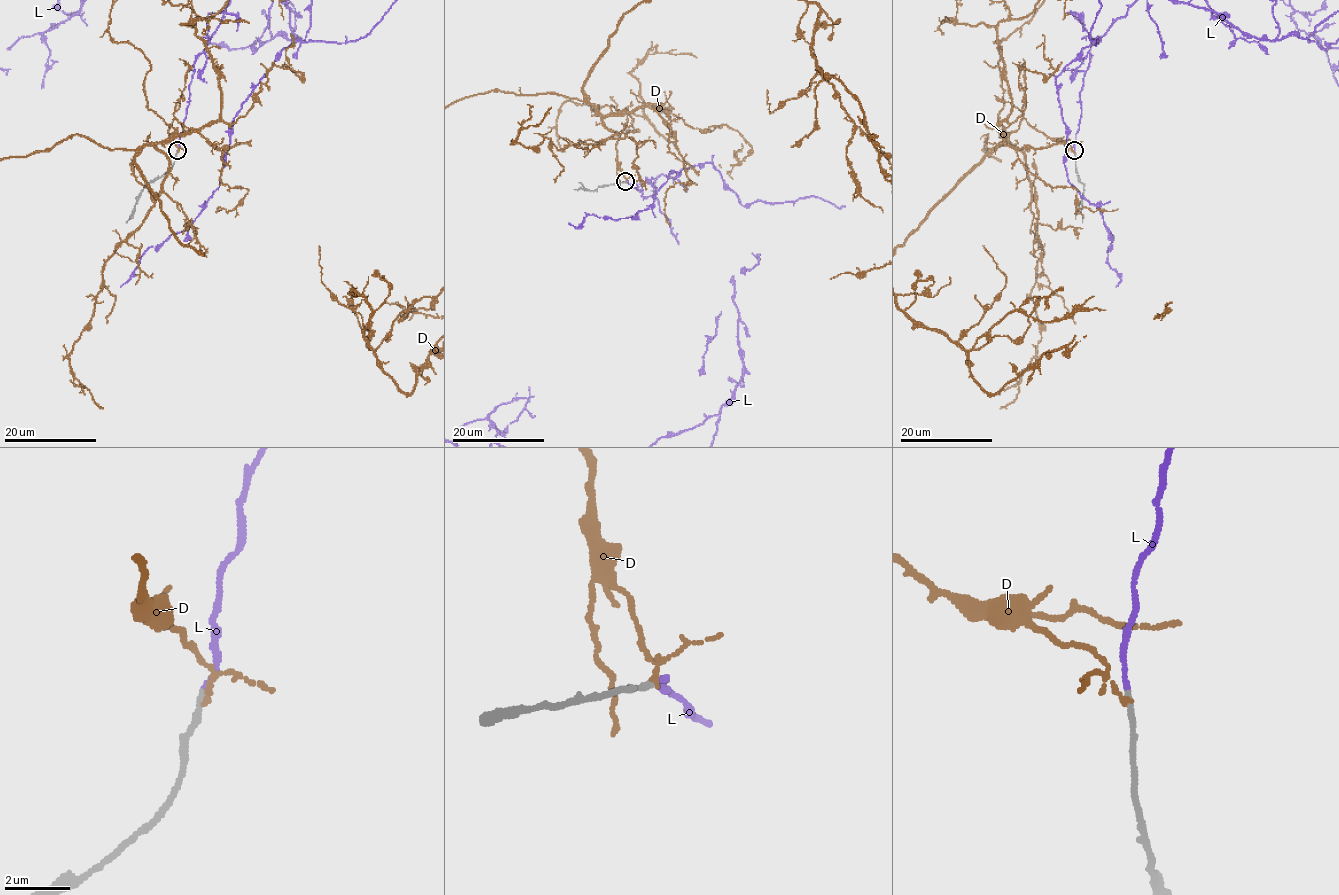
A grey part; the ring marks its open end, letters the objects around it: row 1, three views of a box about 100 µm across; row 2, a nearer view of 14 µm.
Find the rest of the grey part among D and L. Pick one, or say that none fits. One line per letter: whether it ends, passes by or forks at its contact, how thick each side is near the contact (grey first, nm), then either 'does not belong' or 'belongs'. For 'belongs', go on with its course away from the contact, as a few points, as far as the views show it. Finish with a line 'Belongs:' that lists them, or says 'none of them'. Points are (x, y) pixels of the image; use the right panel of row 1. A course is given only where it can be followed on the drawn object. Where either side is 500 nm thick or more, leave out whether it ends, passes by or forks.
D: it ends; calibres 190 and 130 nm; does not belong
L: it ends; calibres 170 and 120 nm; belongs
Belongs: L

